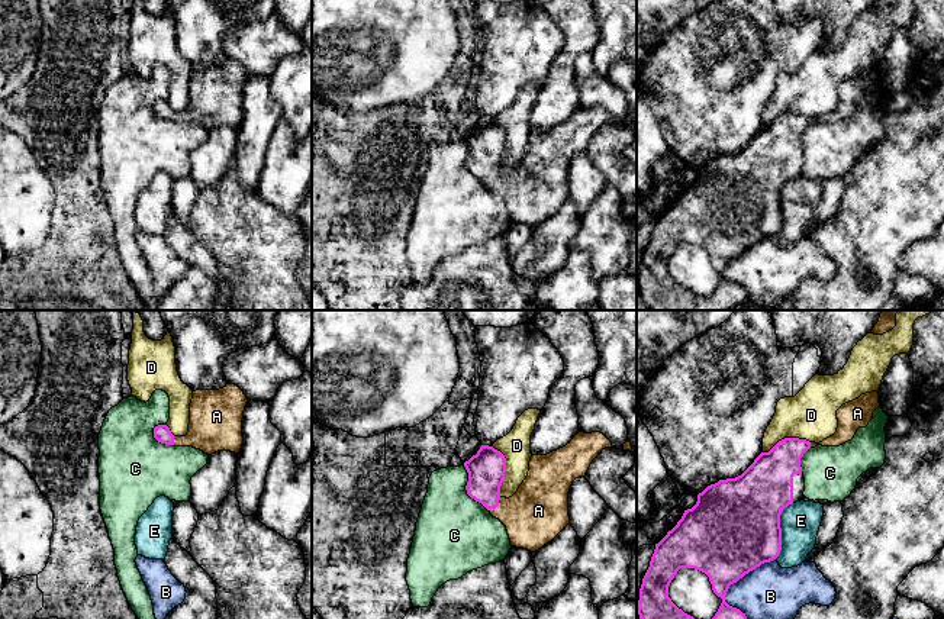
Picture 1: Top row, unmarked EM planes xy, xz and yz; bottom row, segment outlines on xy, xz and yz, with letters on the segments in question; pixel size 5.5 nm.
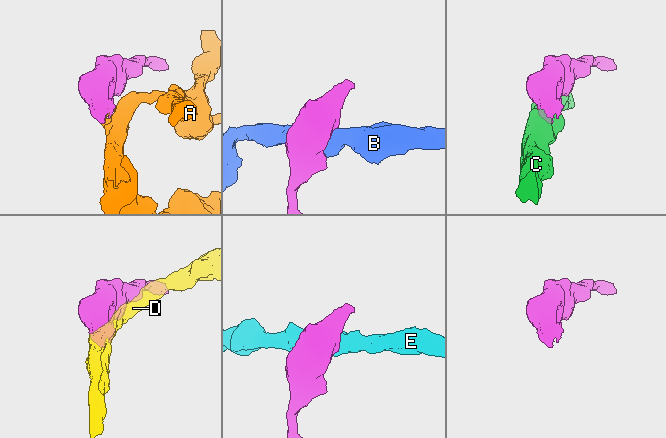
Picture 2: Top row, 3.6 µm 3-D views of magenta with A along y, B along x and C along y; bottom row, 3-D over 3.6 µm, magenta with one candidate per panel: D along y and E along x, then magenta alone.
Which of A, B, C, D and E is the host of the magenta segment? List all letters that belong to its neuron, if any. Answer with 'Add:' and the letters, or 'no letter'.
Add: A

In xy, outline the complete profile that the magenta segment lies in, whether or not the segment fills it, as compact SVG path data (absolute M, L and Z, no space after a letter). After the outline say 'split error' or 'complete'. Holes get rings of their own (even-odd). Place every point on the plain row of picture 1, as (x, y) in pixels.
M235 59L219 65L196 65L190 78L186 112L174 112L167 100L154 103L154 113L165 120L193 122L212 130L218 126L238 129L244 119L242 94L247 71Z | split error

